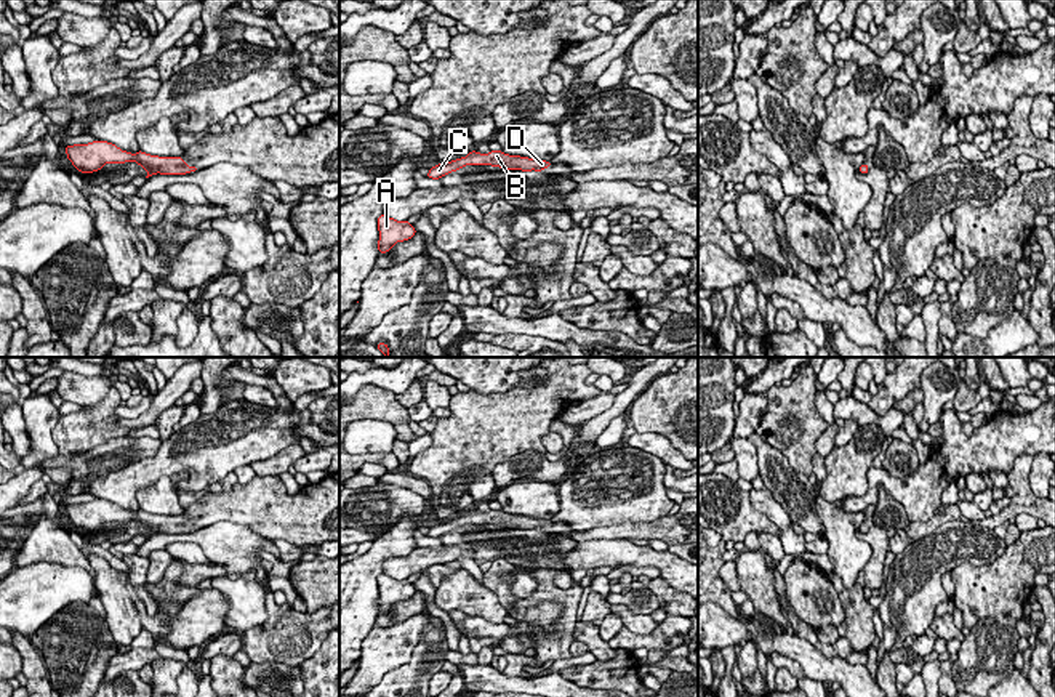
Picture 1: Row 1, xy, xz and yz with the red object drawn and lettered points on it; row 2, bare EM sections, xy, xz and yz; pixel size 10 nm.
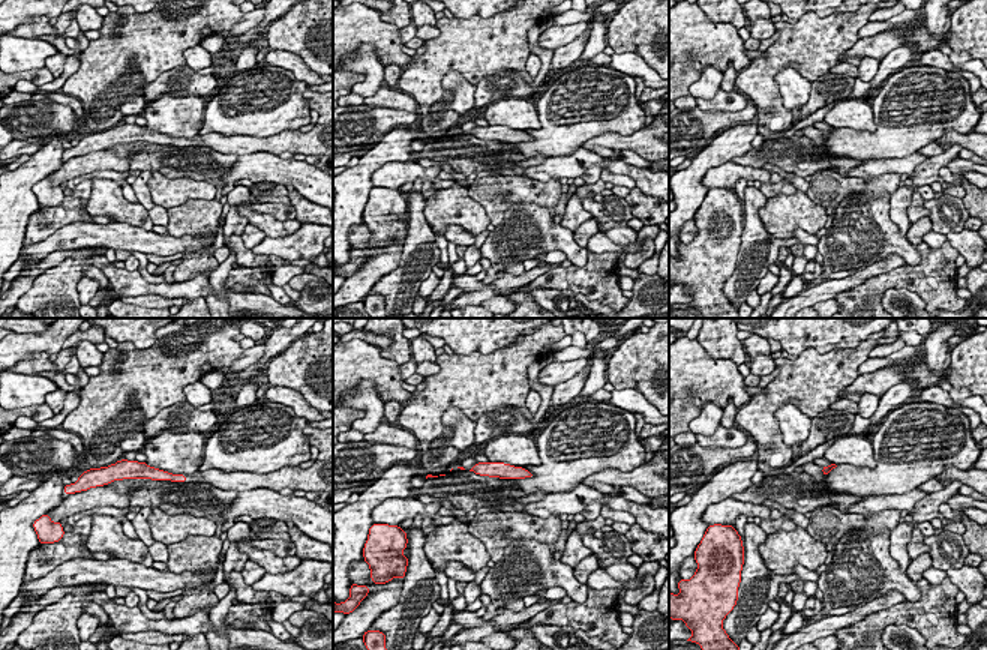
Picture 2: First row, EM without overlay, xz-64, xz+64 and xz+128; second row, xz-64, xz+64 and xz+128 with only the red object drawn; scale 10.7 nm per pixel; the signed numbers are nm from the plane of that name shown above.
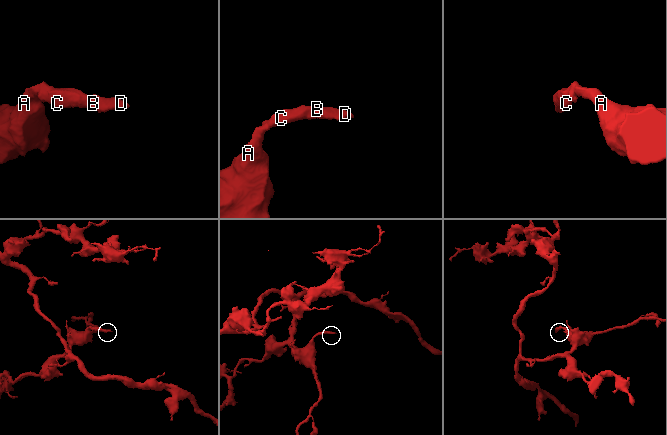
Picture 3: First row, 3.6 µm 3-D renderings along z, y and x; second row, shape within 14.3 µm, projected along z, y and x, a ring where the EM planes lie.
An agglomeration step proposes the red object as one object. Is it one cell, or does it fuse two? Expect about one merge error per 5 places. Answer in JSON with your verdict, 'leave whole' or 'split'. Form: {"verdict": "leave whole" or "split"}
{"verdict": "leave whole"}

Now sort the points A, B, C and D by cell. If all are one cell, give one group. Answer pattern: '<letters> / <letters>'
A B C D

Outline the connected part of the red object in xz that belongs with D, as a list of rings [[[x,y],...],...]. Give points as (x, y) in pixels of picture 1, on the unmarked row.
[[[471,510],[466,516],[451,521],[445,519],[429,527],[426,537],[440,538],[442,535],[456,530],[466,524],[491,524],[499,526],[503,529],[543,530],[544,527],[552,526],[552,521],[520,514],[509,514],[504,513],[503,510],[490,510],[488,513]]]

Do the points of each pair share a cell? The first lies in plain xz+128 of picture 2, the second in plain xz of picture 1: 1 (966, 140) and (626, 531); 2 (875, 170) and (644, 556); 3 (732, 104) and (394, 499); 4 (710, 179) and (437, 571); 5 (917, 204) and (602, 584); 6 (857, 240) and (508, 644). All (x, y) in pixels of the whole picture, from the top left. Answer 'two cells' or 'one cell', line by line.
1: one cell
2: one cell
3: two cells
4: two cells
5: two cells
6: one cell

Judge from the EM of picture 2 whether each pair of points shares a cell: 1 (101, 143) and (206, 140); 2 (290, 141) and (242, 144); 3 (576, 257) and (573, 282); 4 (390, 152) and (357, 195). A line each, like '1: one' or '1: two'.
1: one
2: one
3: two
4: one

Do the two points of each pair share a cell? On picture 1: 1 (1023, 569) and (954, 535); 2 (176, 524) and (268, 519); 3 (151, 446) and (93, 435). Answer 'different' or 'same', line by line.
1: different
2: same
3: different

